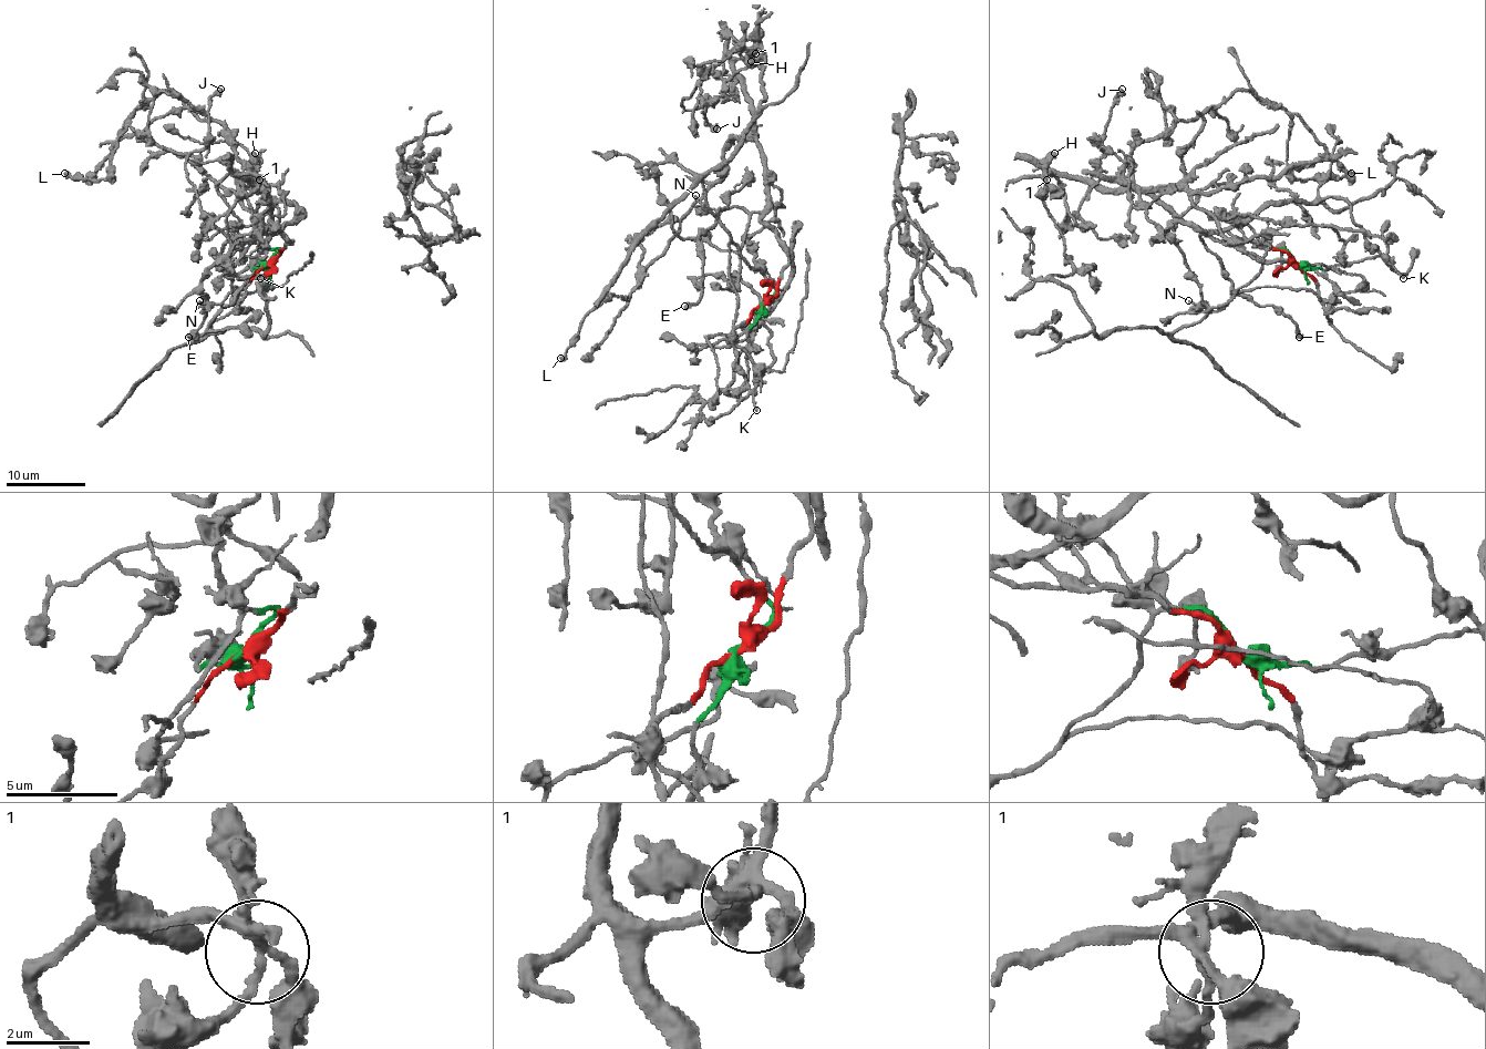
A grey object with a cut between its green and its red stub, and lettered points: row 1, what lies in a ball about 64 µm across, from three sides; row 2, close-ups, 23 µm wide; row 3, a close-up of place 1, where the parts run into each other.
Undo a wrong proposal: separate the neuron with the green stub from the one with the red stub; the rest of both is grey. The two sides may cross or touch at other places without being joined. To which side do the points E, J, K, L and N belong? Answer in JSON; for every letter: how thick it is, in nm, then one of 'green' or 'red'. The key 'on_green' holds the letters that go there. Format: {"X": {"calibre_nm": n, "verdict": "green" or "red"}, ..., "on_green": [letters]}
{"E": {"calibre_nm": 440, "verdict": "red"}, "J": {"calibre_nm": 550, "verdict": "red"}, "K": {"calibre_nm": 140, "verdict": "red"}, "L": {"calibre_nm": 440, "verdict": "red"}, "N": {"calibre_nm": 130, "verdict": "green"}, "on_green": ["N"]}

